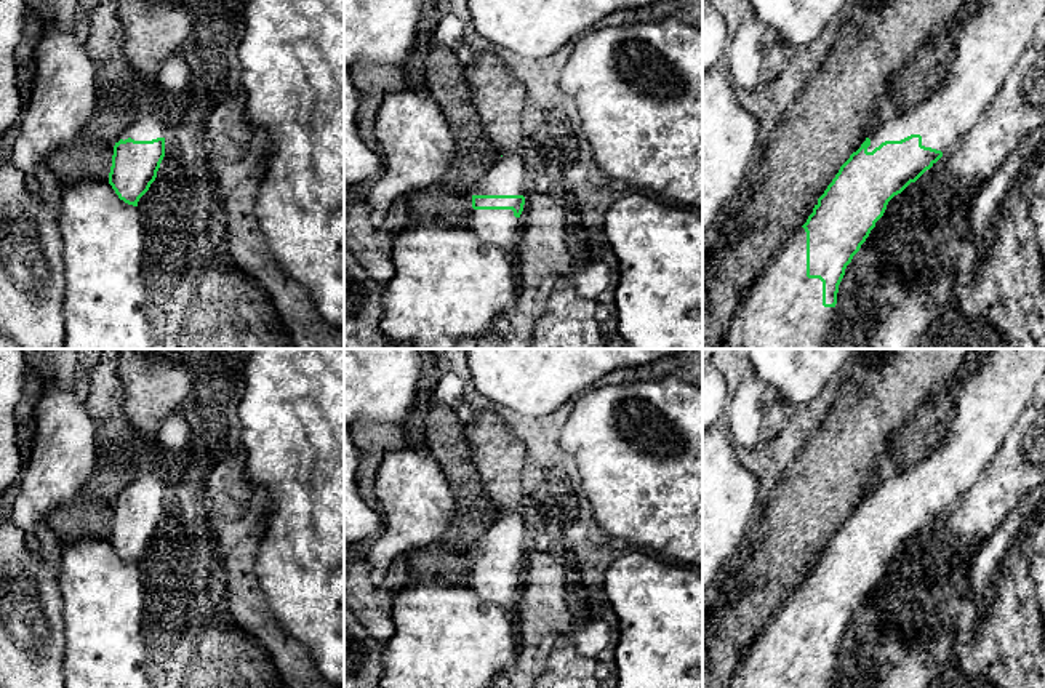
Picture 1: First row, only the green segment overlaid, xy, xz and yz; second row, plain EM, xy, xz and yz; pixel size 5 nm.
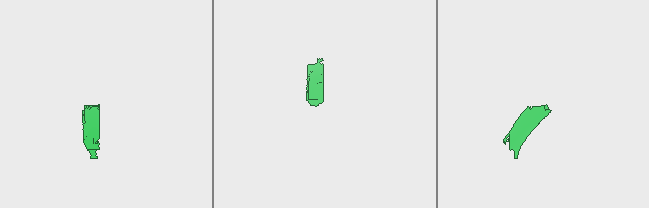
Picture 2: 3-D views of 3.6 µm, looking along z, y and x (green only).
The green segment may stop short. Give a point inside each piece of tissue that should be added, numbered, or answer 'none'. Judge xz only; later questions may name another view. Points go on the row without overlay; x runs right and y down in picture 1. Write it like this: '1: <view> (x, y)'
1: xz (500, 586)

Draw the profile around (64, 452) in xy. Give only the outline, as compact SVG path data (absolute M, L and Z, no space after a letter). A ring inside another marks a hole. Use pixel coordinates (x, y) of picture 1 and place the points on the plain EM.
M45 382L45 392L35 408L32 451L18 482L11 522L26 534L35 533L40 522L61 506L80 498L98 461L96 421L83 405L83 394L72 387Z

